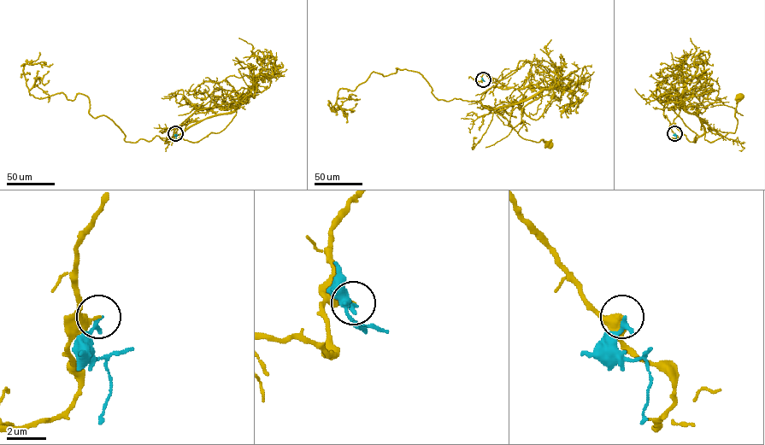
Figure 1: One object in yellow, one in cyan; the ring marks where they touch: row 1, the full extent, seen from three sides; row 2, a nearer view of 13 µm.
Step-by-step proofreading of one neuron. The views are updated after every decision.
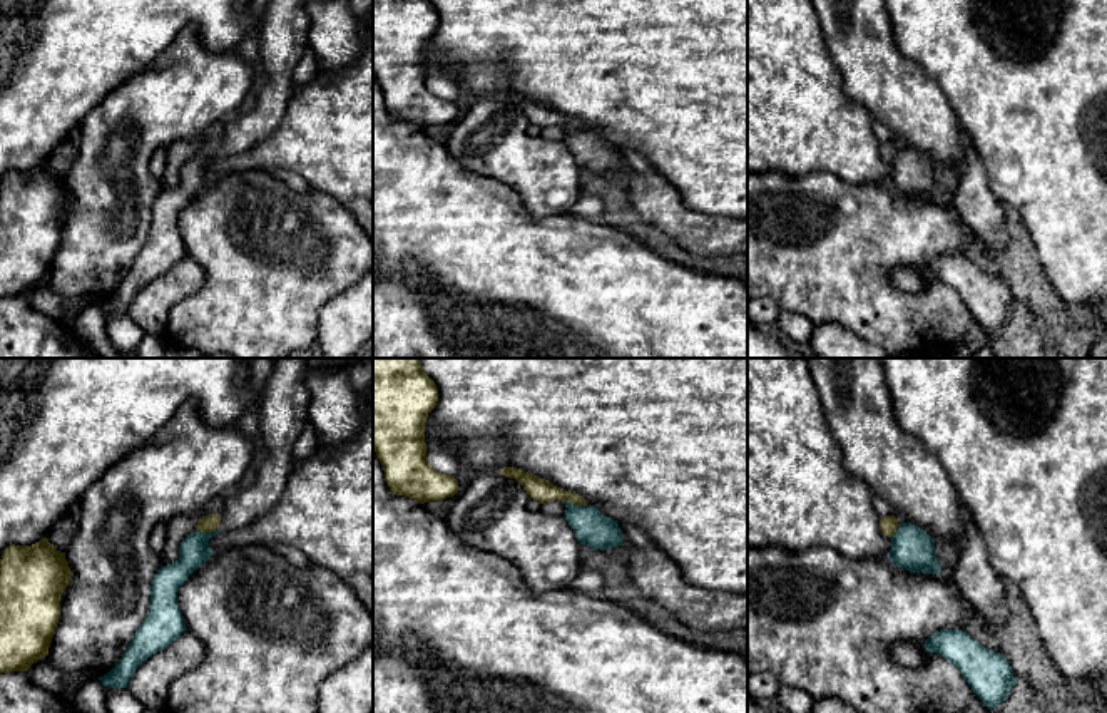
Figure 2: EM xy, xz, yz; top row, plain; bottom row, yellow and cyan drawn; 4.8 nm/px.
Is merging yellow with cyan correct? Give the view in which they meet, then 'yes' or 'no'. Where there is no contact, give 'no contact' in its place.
xz | no

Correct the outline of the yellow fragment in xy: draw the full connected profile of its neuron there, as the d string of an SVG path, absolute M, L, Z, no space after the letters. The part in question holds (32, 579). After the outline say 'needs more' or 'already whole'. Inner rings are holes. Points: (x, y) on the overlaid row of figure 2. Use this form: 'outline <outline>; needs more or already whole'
outline M47 537L32 546L8 546L0 559L0 673L27 671L47 656L60 619L62 592L72 581L65 552L57 551Z; already whole

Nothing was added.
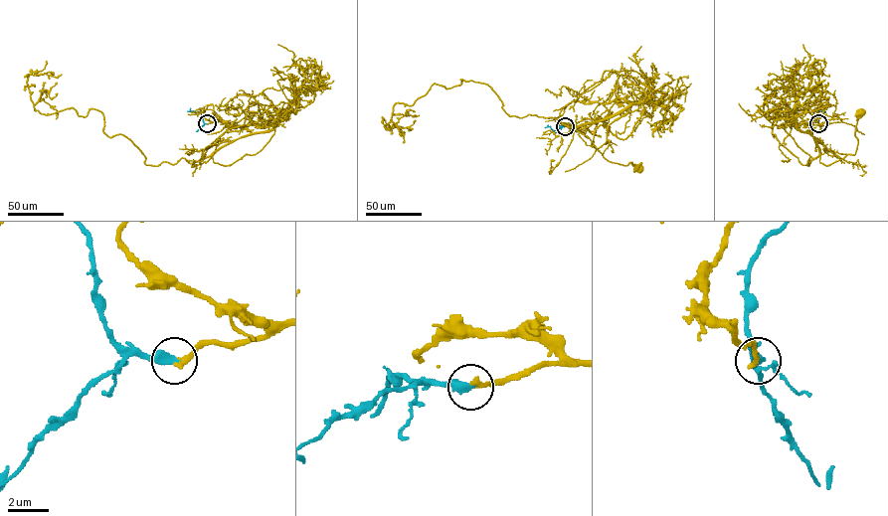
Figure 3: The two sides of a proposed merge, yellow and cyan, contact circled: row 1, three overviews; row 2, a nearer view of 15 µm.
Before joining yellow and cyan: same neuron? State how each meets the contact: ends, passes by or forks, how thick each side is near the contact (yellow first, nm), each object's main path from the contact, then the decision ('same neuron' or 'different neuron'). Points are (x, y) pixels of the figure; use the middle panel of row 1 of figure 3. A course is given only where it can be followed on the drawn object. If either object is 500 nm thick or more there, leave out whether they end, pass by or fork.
yellow ends there; cyan ends there; 280 nm thick on the yellow side, 480 nm on the other; yellow runs (565, 126), (586, 118), (609, 118), (570, 127), (586, 135), (608, 160), (626, 165), (631, 162), (638, 168); cyan runs (565, 126), (560, 126), (555, 132), (548, 124); same neuron

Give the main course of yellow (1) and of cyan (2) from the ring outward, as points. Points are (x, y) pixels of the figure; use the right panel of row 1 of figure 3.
1: (818, 123), (811, 124), (810, 134), (819, 152), (819, 162), (829, 165), (855, 154), (860, 112)
2: (818, 123), (818, 118), (825, 111), (817, 108)

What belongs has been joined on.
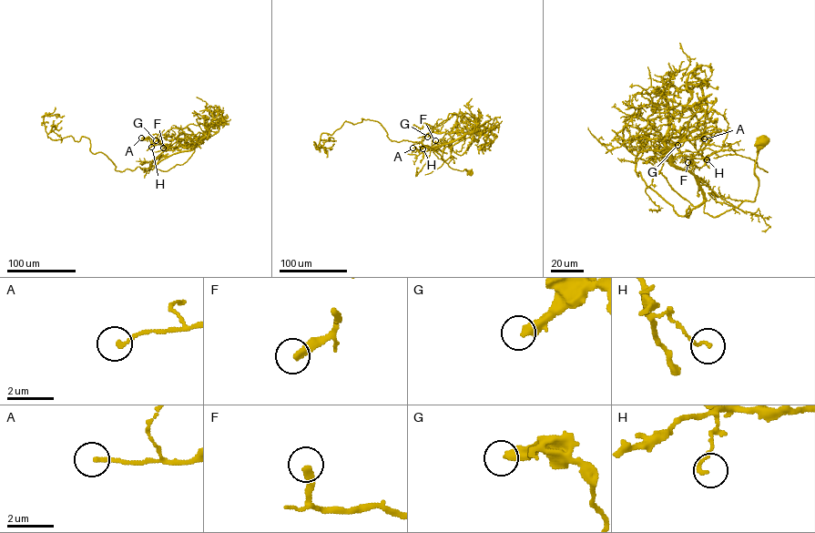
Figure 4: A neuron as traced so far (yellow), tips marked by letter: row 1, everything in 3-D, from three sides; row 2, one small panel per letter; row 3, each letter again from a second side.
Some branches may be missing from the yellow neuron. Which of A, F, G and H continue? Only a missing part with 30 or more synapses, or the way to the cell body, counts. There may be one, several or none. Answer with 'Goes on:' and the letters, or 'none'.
Goes on: F, G

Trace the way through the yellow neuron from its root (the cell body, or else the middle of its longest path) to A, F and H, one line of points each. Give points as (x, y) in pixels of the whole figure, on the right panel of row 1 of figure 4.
A: (762, 141), (755, 199), (712, 217), (690, 171), (692, 157), (703, 157), (712, 139), (704, 138)
F: (762, 141), (754, 167), (755, 199), (716, 217), (704, 211), (704, 192), (690, 171), (692, 158), (687, 162)
H: (762, 141), (754, 167), (755, 199), (716, 217), (704, 211), (704, 192), (690, 171), (694, 155), (707, 159)

